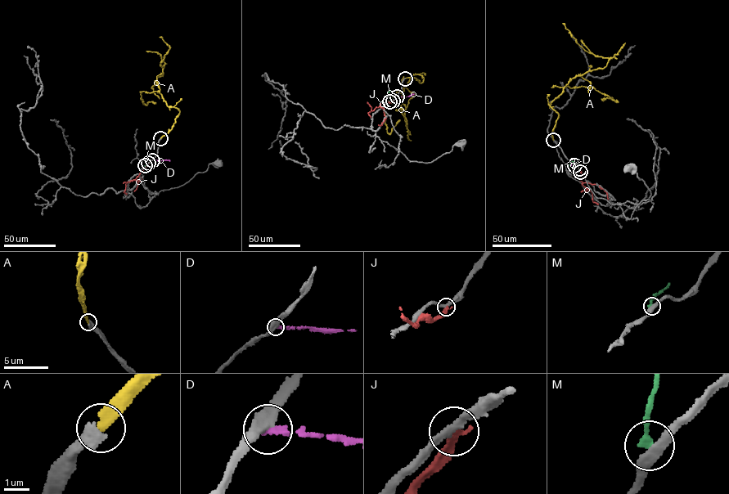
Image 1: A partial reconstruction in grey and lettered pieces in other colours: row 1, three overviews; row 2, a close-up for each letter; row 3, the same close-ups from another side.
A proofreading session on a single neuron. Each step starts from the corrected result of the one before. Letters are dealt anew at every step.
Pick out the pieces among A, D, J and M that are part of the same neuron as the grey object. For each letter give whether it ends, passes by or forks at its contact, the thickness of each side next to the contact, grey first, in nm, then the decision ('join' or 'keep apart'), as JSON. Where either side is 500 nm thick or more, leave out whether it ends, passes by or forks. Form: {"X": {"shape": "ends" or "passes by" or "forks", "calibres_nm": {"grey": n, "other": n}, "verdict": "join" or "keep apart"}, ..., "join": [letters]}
{"A": {"shape": "ends", "calibres_nm": {"grey": 360, "other": 320}, "verdict": "join"}, "D": {"shape": "ends", "calibres_nm": {"grey": 360, "other": 240}, "verdict": "keep apart"}, "J": {"shape": "ends", "calibres_nm": {"grey": 240, "other": 260}, "verdict": "keep apart"}, "M": {"shape": "ends", "calibres_nm": {"grey": 280, "other": 280}, "verdict": "keep apart"}, "join": ["A"]}

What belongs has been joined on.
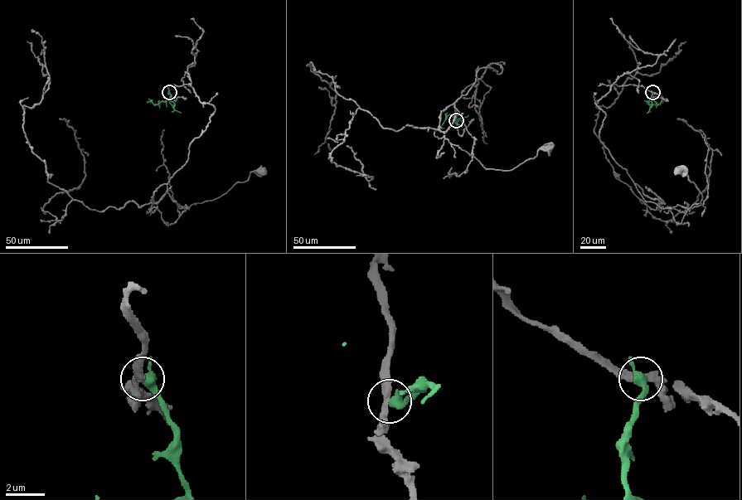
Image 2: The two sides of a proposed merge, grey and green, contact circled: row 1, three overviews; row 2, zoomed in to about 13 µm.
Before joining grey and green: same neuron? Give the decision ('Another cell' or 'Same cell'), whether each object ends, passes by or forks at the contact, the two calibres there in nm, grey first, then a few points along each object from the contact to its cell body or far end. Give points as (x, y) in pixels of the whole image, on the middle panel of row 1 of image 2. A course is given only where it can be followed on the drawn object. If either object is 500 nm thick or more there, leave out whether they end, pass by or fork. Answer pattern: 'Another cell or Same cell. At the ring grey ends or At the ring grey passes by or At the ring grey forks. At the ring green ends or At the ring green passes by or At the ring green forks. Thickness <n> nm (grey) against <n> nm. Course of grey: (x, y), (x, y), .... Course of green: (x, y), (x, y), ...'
Another cell. At the ring grey passes by. At the ring green passes by. Thickness 340 nm (grey) against 360 nm. Course of grey: (456, 120), (461, 93), (499, 65), (501, 74), (480, 68), (454, 103), (472, 156), (511, 170), (550, 146). Course of green: (456, 120), (459, 119), (448, 115), (441, 126), (434, 130)

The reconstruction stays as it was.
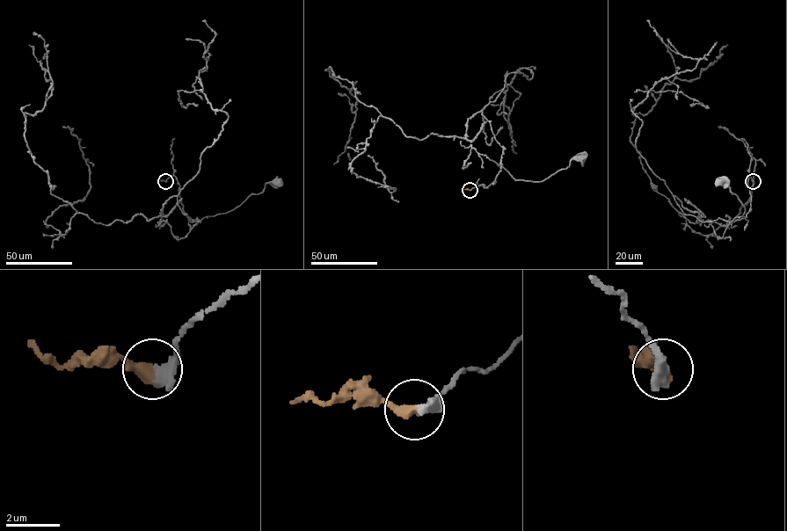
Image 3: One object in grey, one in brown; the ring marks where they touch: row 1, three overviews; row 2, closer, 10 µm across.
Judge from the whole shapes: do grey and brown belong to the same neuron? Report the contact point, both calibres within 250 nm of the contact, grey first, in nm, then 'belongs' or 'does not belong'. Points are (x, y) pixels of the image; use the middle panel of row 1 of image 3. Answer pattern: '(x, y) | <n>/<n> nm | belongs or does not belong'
(470, 190) | 480/440 nm | belongs

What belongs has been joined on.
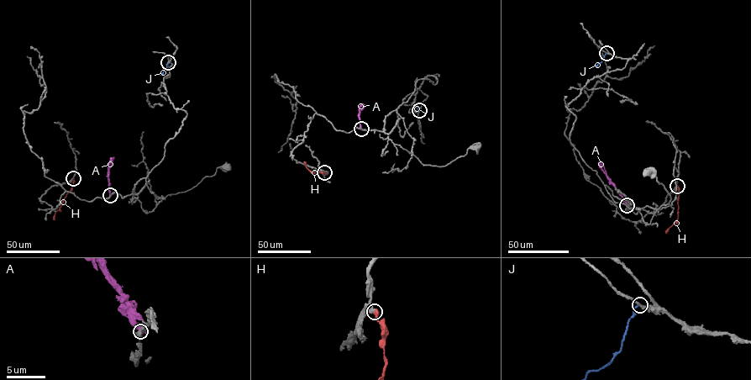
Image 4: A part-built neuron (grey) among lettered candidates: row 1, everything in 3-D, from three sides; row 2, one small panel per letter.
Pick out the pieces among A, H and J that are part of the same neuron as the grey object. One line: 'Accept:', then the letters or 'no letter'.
Accept: H

